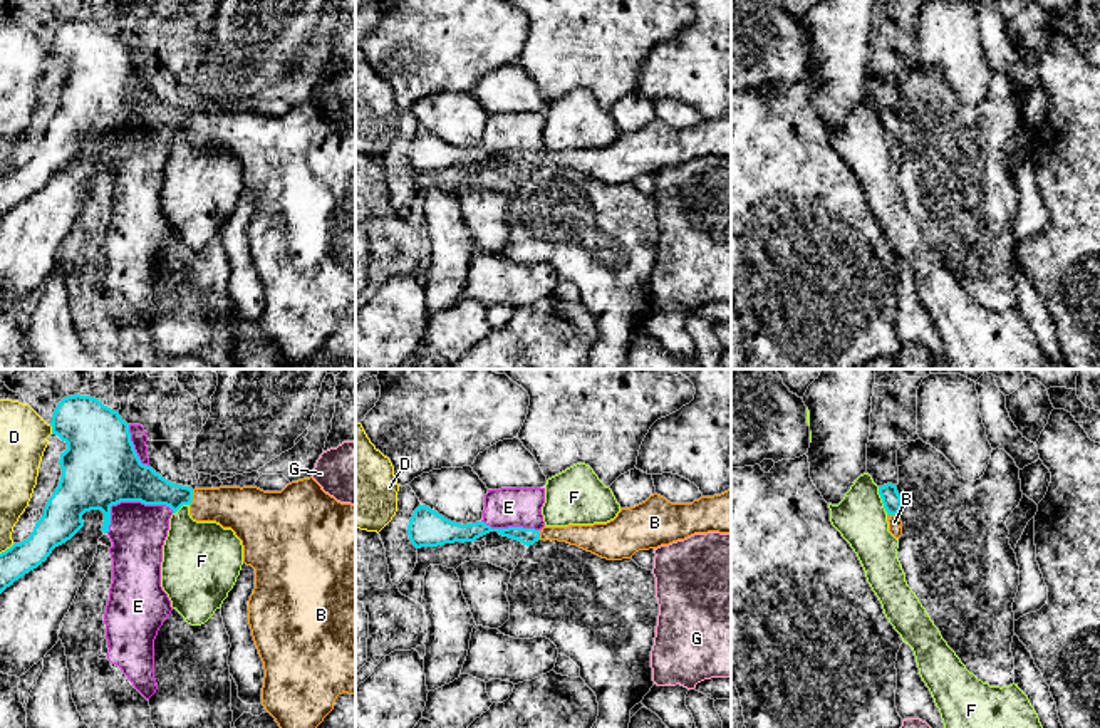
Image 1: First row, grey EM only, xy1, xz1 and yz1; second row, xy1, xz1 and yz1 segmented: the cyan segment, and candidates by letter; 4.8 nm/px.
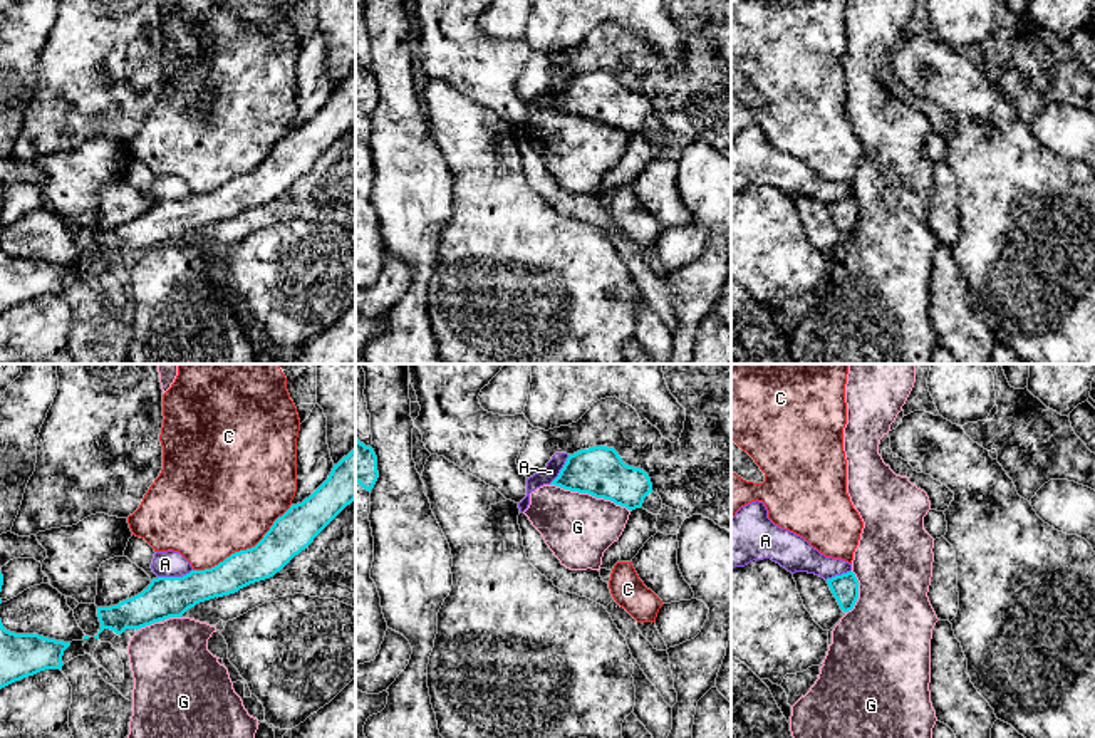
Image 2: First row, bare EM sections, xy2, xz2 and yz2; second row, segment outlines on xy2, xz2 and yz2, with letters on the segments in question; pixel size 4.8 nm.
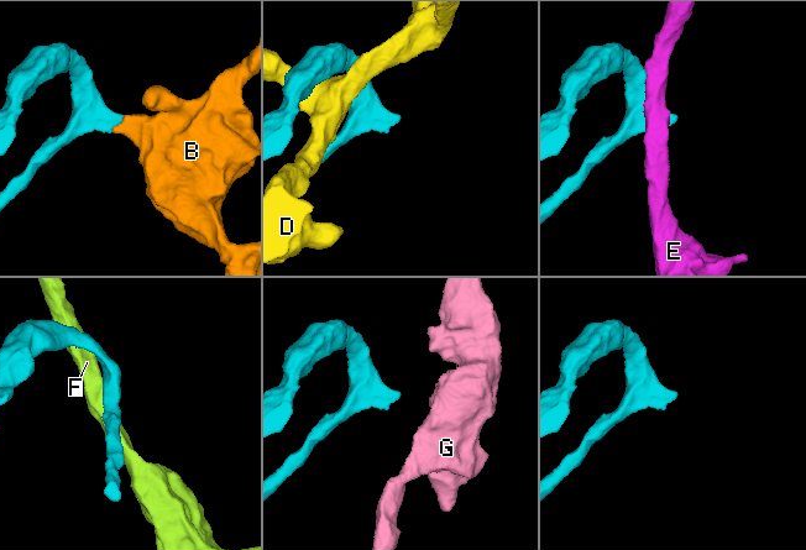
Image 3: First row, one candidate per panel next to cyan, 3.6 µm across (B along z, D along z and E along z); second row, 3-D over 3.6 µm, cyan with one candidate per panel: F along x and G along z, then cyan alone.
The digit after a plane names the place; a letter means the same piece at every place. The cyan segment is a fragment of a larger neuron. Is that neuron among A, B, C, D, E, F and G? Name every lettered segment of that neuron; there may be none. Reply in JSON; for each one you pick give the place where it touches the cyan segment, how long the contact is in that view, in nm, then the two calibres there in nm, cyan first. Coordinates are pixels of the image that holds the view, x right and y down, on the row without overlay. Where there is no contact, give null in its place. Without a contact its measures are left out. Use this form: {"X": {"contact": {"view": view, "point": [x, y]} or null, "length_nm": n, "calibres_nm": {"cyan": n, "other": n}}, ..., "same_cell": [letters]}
{"B": {"contact": {"view": "xy1", "point": [191, 123]}, "length_nm": 80, "calibres_nm": {"cyan": 170, "other": 200}}, "same_cell": ["B"]}

